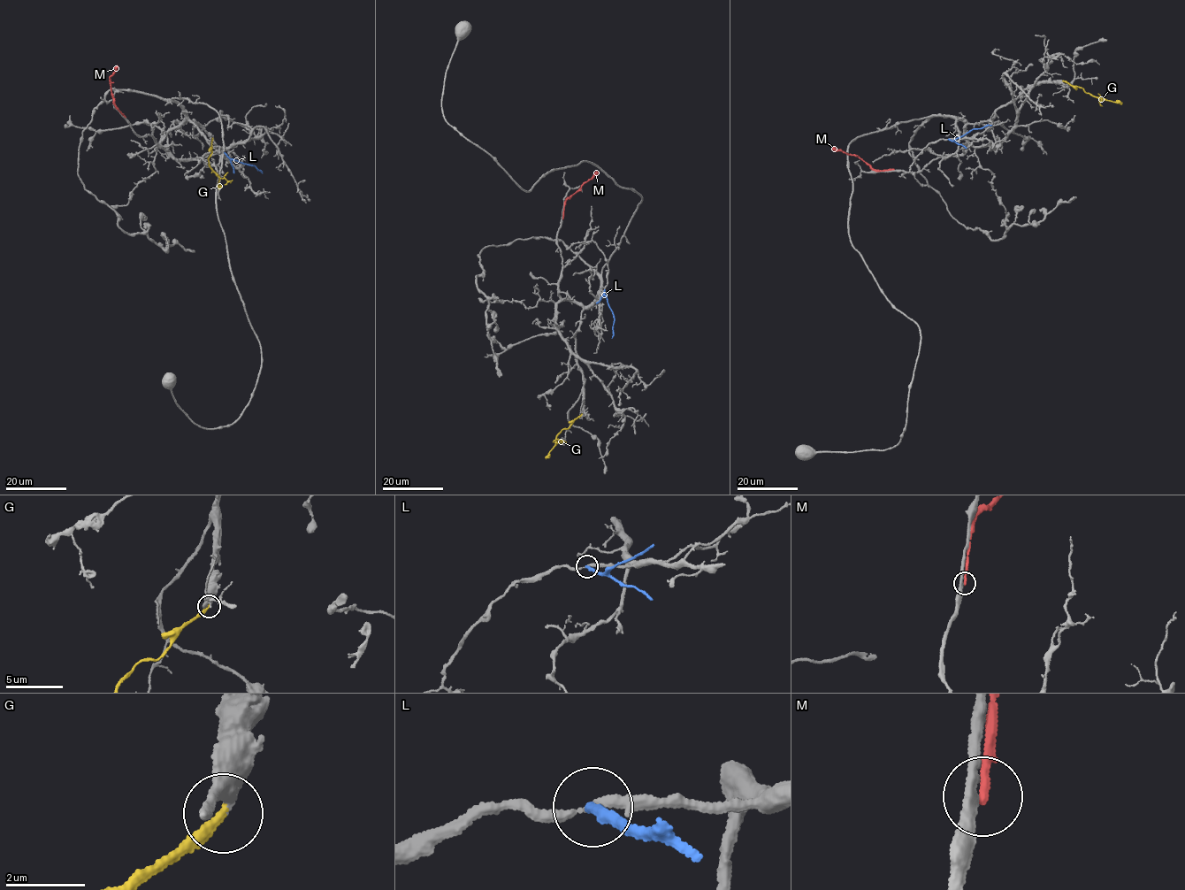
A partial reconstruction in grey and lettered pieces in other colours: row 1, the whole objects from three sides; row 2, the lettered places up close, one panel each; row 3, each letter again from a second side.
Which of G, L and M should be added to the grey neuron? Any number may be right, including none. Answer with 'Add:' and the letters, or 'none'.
Add: G

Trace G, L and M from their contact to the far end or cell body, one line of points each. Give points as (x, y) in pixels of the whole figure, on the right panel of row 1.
G: (1063, 80), (1089, 94), (1121, 104)
L: (948, 139), (952, 141), (976, 128), (991, 125)
M: (893, 169), (877, 172), (855, 157), (832, 149)

